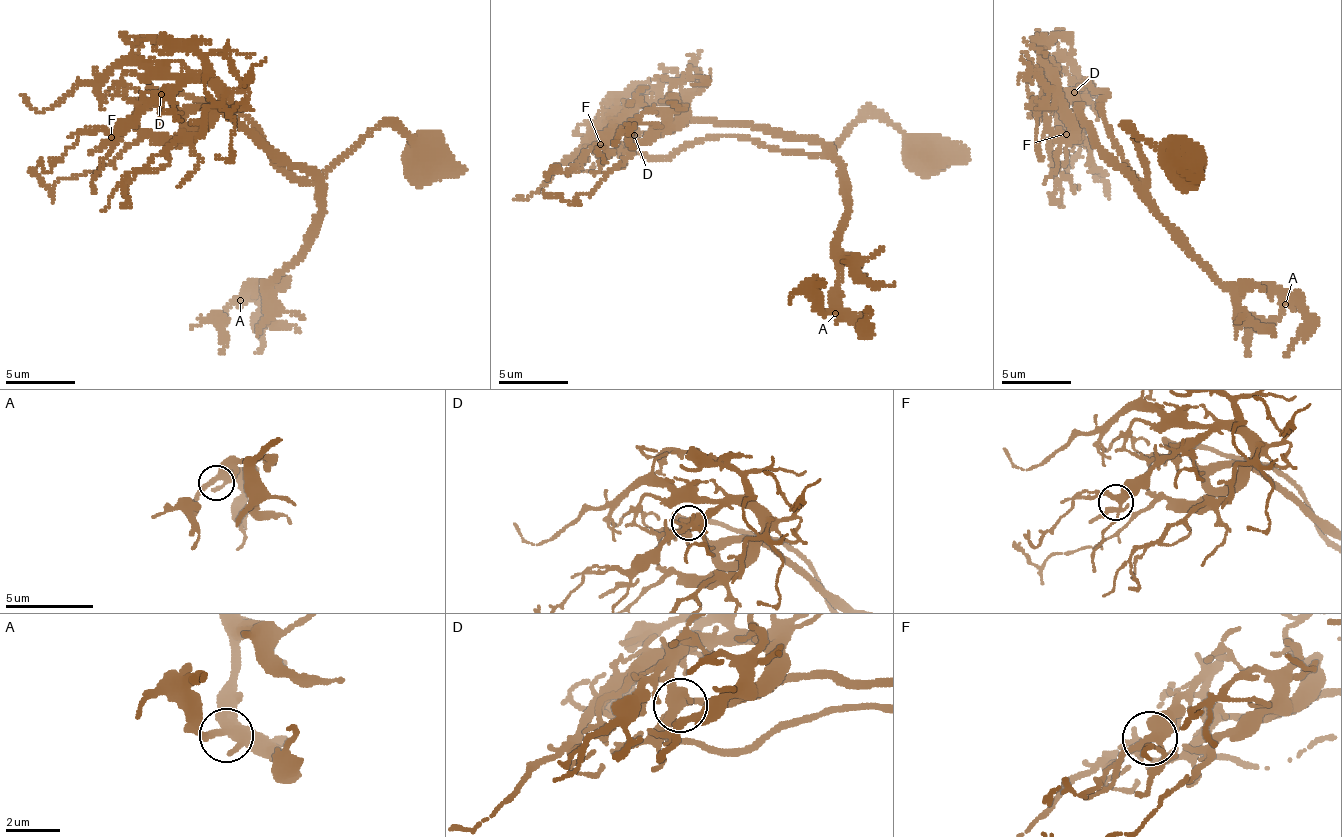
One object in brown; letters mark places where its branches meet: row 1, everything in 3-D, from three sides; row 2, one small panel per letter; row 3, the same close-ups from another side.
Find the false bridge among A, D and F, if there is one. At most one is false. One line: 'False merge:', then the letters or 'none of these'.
False merge: none of these

